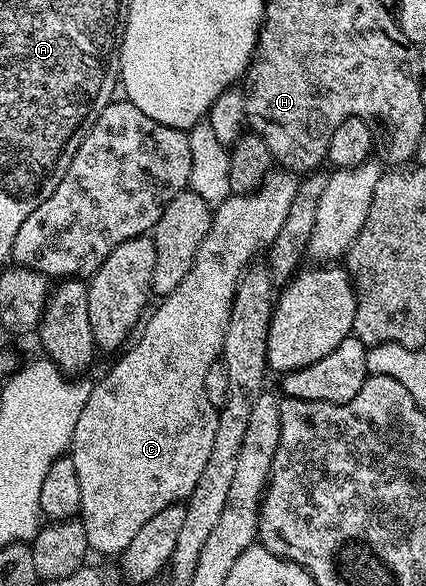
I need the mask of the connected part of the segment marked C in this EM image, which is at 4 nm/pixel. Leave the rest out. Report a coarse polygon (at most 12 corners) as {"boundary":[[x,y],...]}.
{"boundary":[[267,173],[76,419],[80,520],[122,554],[204,471],[245,269],[292,211]]}

